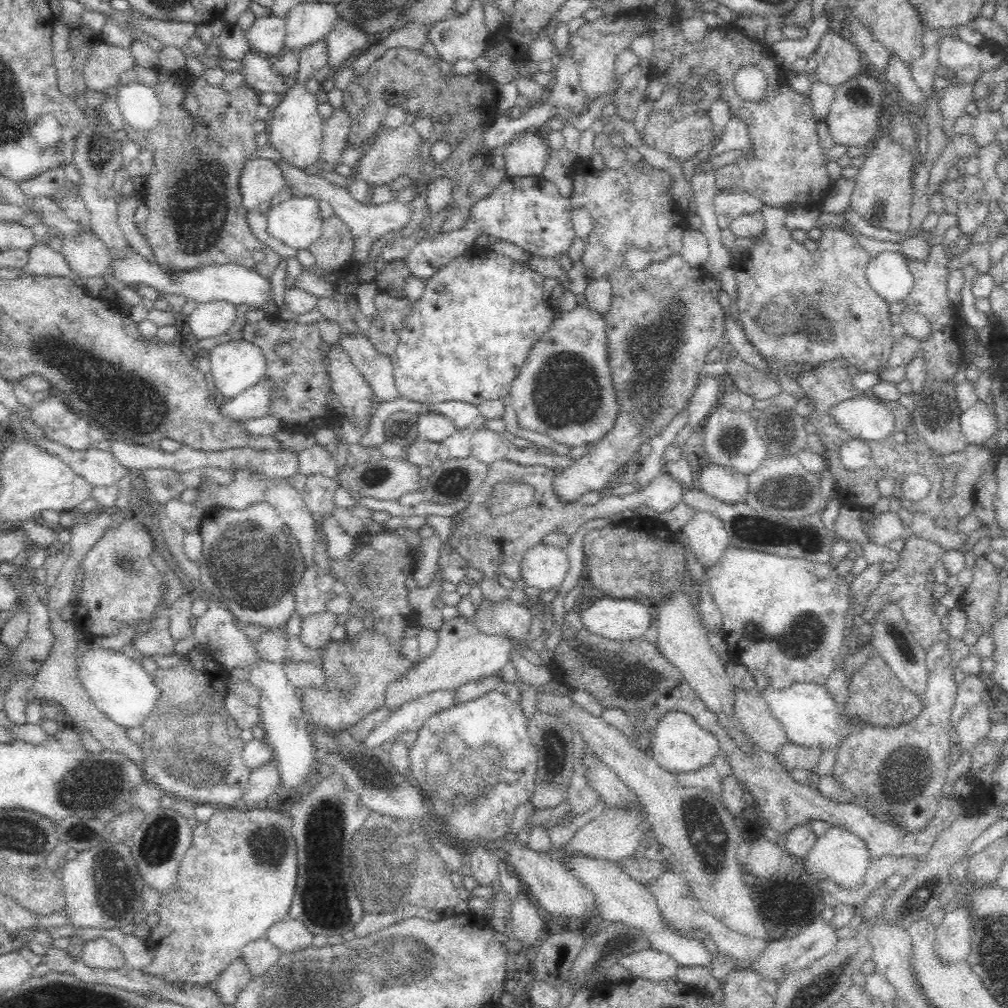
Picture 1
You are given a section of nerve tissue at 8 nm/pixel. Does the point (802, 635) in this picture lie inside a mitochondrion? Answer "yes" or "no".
yes

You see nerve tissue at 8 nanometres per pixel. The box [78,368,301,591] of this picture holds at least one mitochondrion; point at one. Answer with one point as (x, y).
(125, 560)

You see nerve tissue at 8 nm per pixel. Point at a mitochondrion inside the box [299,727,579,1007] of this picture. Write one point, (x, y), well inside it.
(414, 965)

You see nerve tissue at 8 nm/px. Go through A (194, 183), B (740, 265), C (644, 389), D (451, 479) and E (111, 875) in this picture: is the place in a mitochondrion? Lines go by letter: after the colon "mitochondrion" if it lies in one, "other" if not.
A: mitochondrion
B: other
C: mitochondrion
D: mitochondrion
E: mitochondrion

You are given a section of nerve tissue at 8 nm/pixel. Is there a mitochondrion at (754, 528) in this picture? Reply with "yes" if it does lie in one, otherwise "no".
yes

